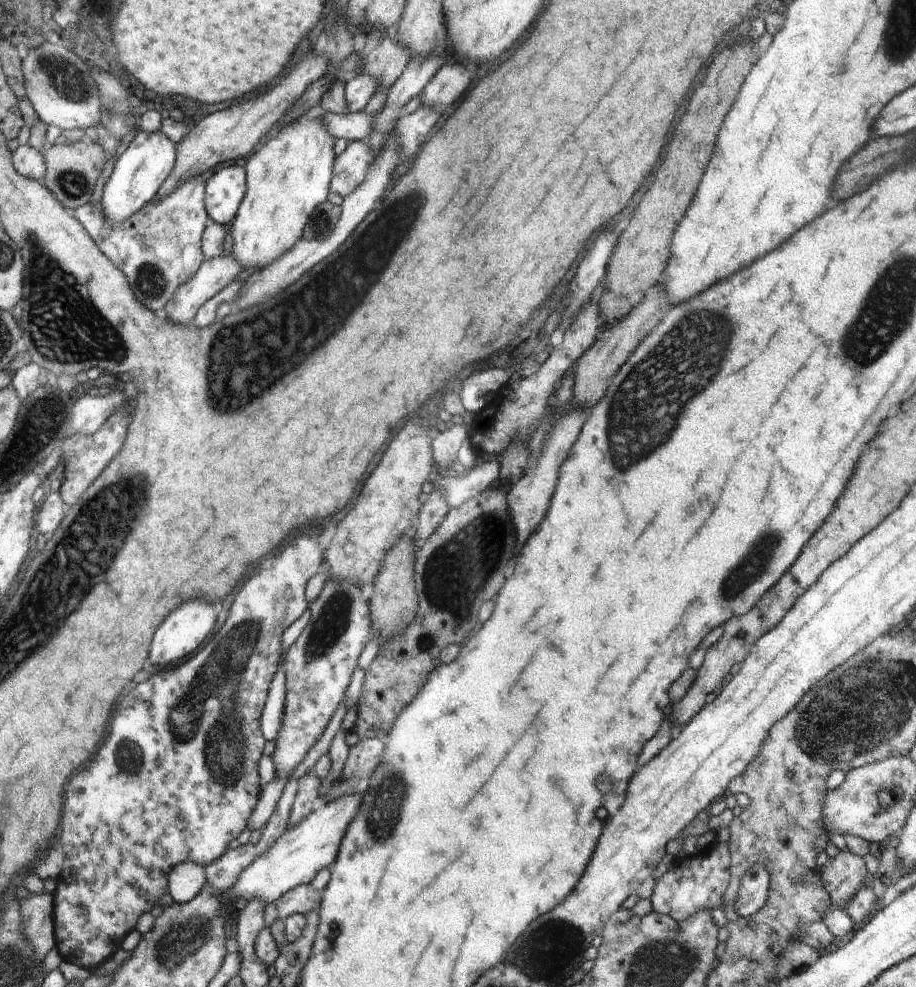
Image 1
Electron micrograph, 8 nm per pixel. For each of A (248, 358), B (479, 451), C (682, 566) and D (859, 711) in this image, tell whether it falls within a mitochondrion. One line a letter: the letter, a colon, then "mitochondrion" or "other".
A: mitochondrion
B: other
C: other
D: mitochondrion

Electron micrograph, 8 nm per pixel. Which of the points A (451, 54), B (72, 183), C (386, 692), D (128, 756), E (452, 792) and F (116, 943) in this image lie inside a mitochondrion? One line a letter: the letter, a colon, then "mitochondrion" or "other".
A: other
B: mitochondrion
C: other
D: mitochondrion
E: other
F: other

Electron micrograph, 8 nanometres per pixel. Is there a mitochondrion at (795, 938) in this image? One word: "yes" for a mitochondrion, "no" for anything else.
no

